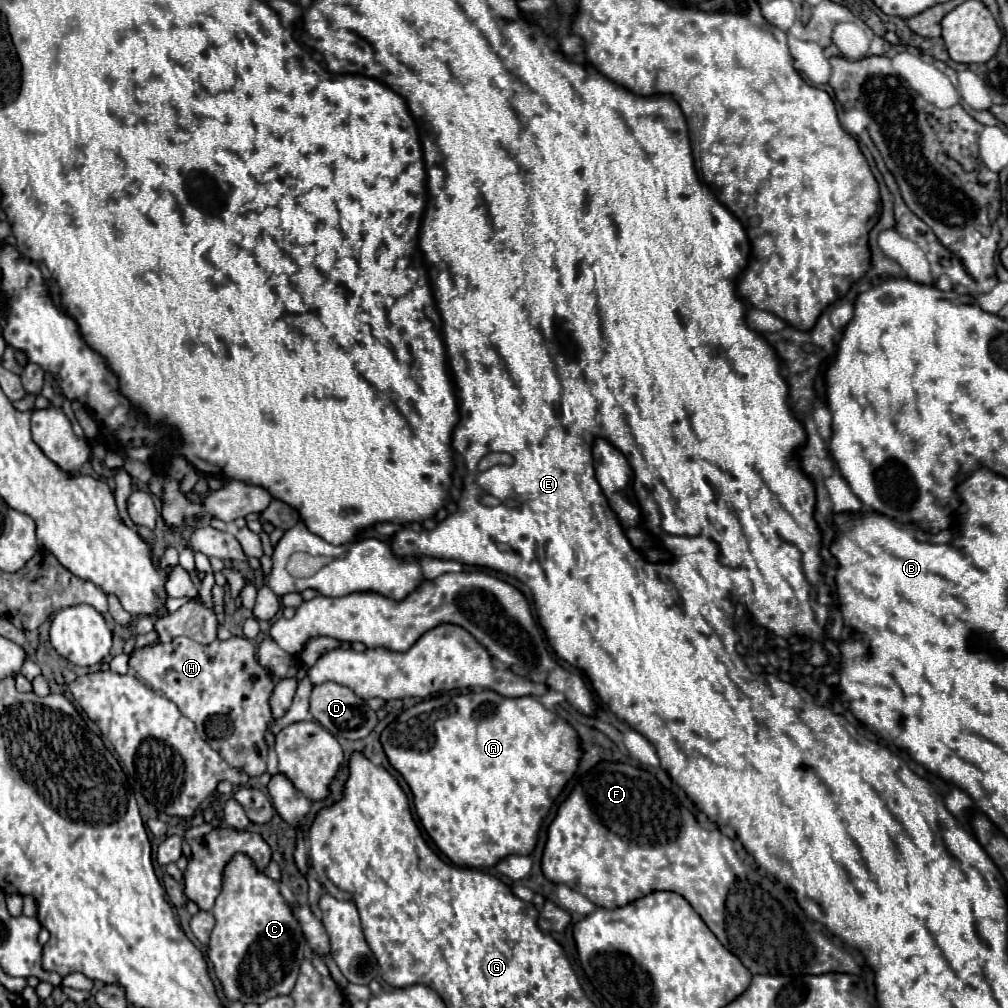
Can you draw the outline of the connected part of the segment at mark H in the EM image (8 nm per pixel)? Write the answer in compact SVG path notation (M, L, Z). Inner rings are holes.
M176 637L176 641L168 645L144 647L130 655L130 667L136 675L154 691L162 691L166 699L178 705L182 715L186 715L194 725L200 737L222 757L226 763L248 777L260 777L266 773L266 755L268 743L266 733L272 723L272 709L270 709L270 695L276 687L276 679L270 677L254 657L254 647L246 637L230 637L226 641L214 641L212 645L198 645L188 637Z

